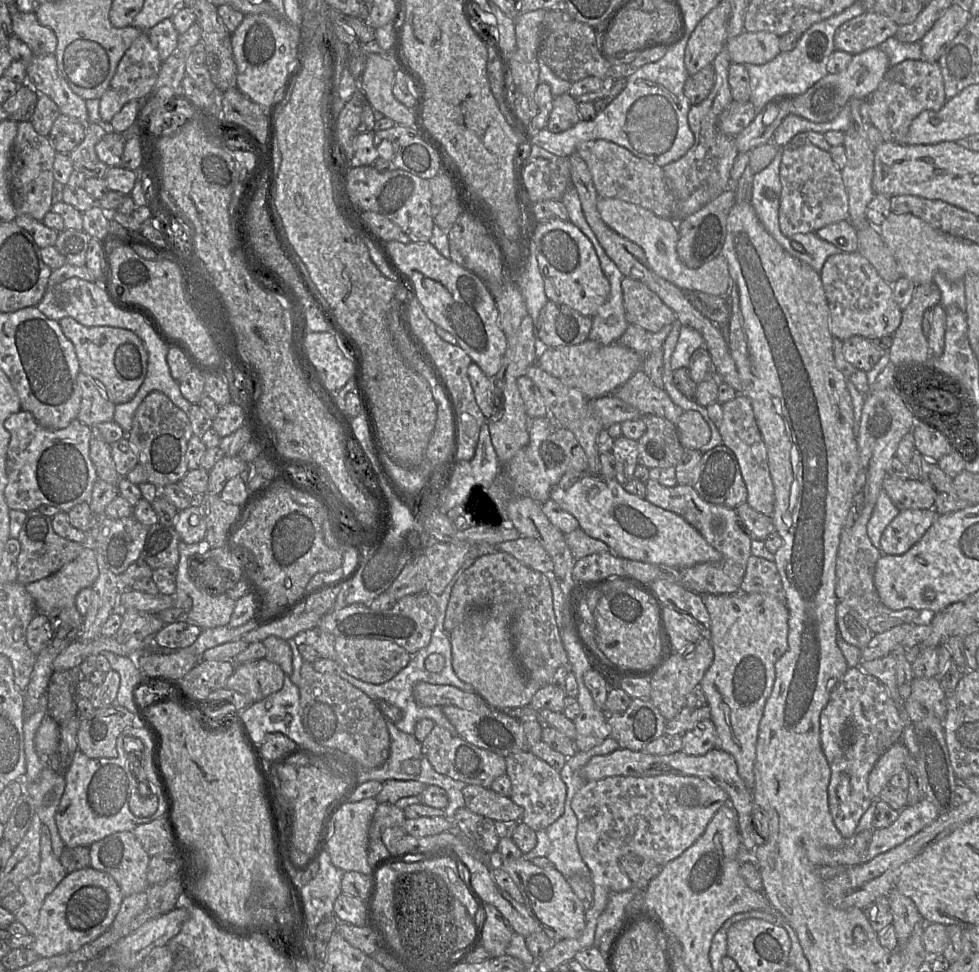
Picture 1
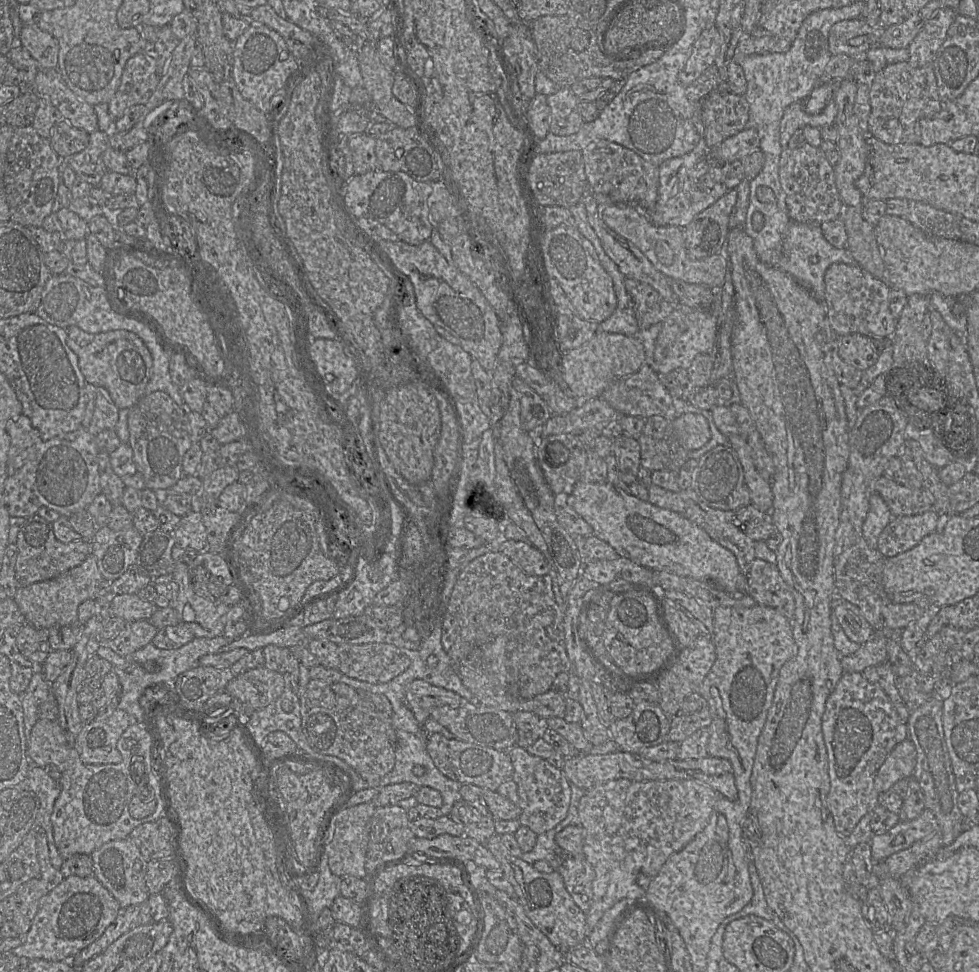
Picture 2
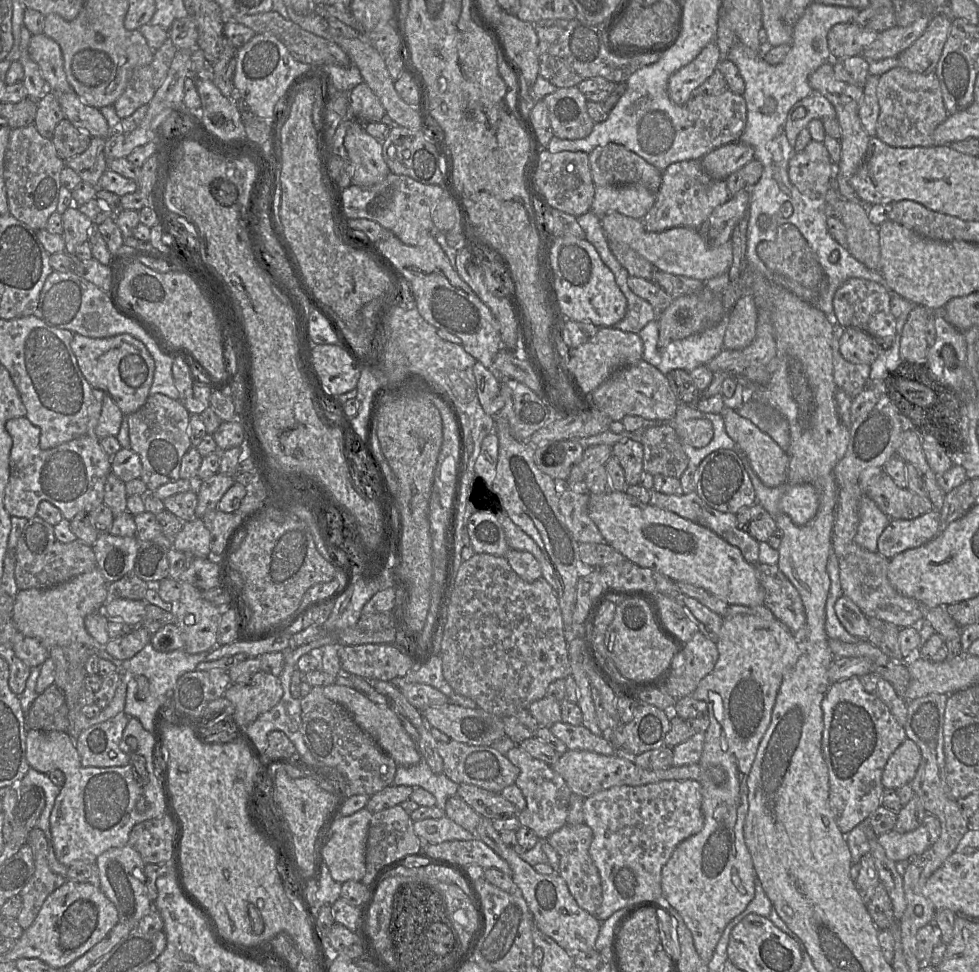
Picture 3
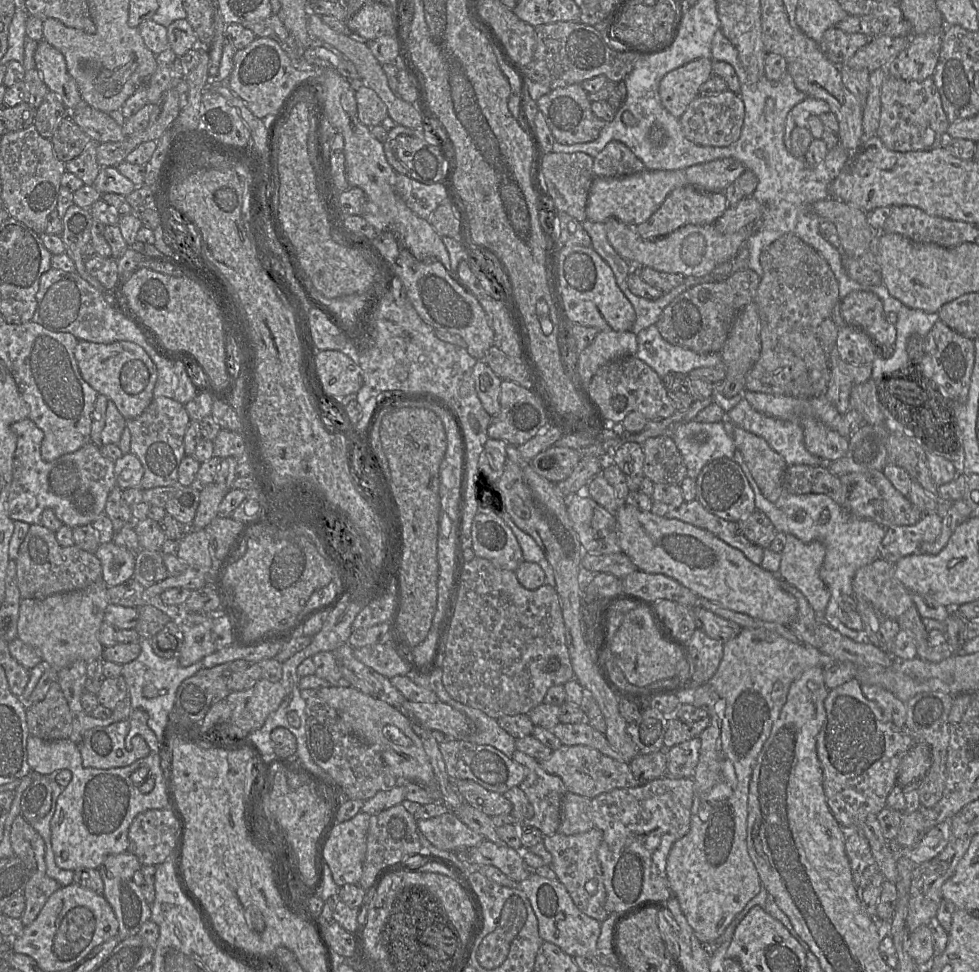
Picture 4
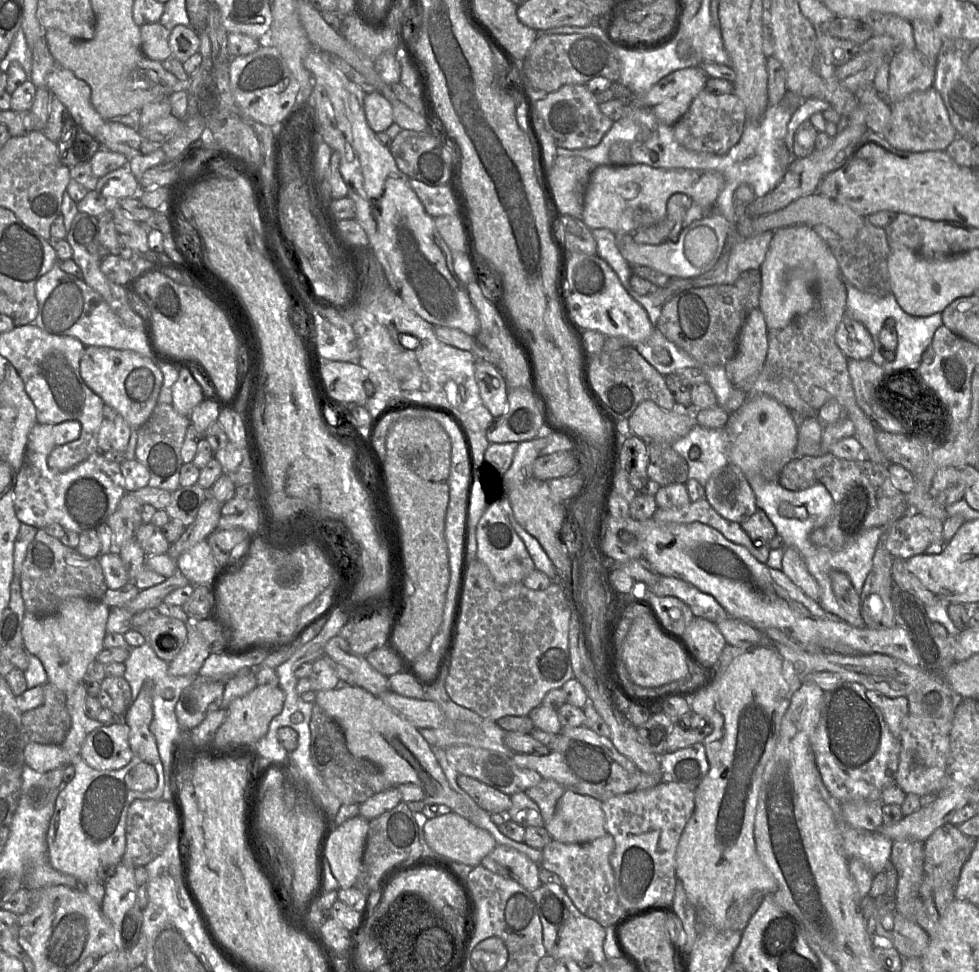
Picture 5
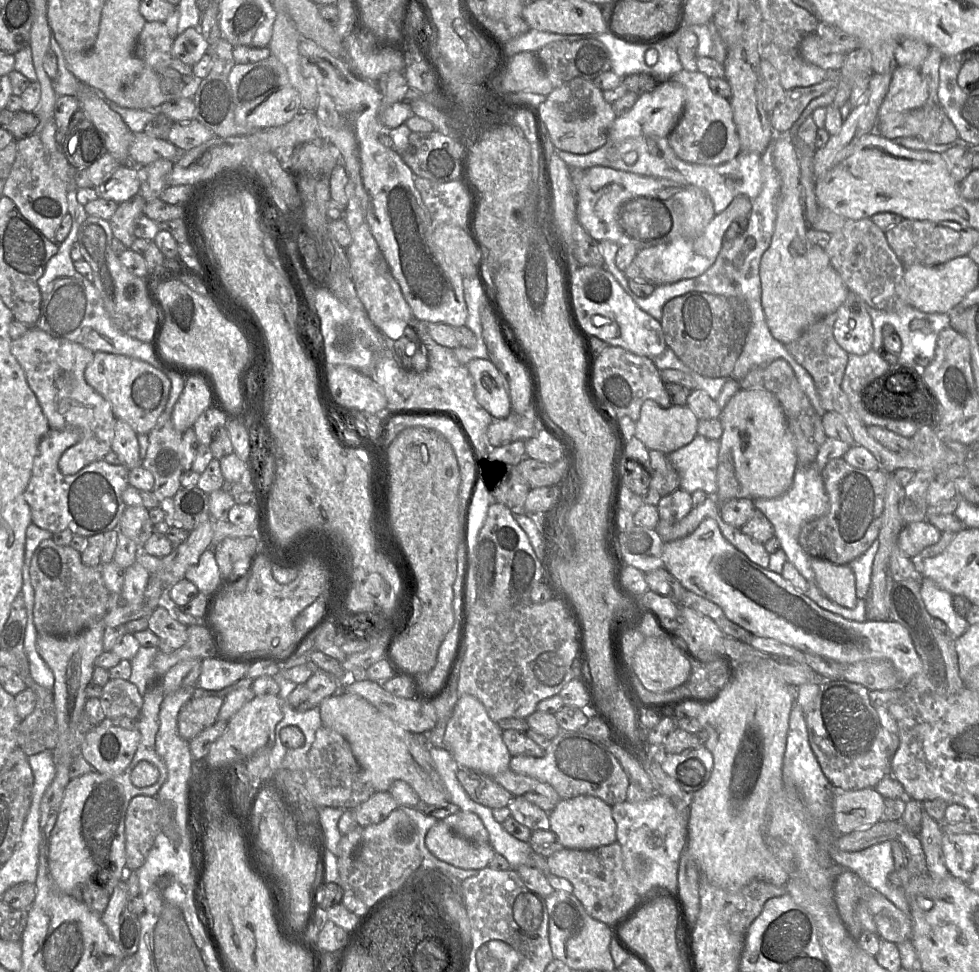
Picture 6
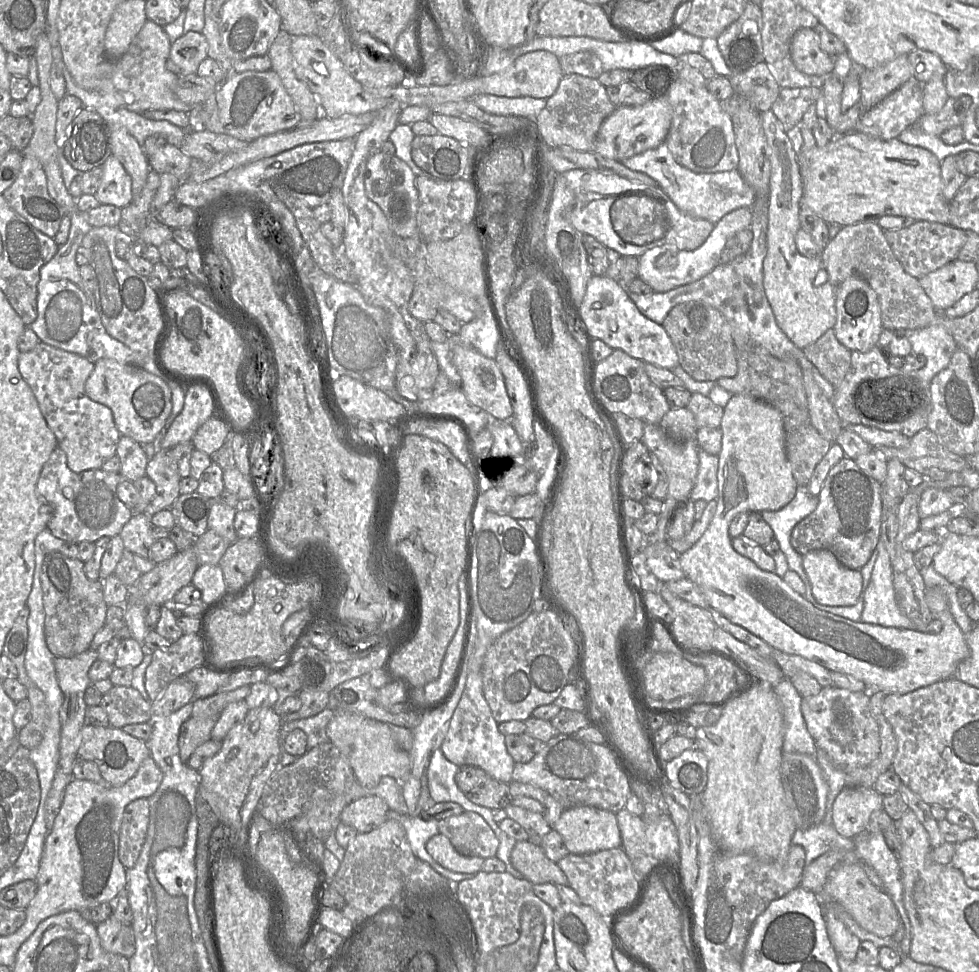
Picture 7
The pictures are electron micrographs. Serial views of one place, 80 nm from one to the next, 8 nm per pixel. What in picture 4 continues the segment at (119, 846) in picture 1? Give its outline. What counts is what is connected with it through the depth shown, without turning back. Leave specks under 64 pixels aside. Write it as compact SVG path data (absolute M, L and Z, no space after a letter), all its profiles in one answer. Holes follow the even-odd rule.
M126 851L108 856L99 867L99 873L104 884L103 896L112 907L117 919L117 936L120 940L138 934L141 926L151 918L151 905L145 900L141 889L144 883L140 871L141 866L137 857Z

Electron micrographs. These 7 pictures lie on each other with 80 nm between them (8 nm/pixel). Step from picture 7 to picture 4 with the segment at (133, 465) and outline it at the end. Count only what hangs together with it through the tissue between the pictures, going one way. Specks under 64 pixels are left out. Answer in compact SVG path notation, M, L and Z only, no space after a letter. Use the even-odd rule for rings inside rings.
M98 394L91 414L91 442L97 447L118 444L127 420L115 404L106 396Z

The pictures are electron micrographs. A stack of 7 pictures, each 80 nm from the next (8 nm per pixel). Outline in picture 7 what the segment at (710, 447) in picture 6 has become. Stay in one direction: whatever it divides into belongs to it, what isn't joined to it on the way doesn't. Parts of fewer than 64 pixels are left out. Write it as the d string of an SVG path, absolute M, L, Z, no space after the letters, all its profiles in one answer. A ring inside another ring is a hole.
M702 449L698 452L699 466L694 486L690 493L690 500L704 500L709 502L718 495L718 455L711 455Z

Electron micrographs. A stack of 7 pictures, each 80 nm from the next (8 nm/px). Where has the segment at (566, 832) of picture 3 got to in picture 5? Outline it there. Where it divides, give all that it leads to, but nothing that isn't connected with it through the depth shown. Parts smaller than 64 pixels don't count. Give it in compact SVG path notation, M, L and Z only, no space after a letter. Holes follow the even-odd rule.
M606 834L591 842L566 844L552 840L542 850L541 867L558 875L563 888L576 908L586 917L598 922L602 927L611 930L626 916L625 910L618 899L615 878L610 856L615 848L614 838Z

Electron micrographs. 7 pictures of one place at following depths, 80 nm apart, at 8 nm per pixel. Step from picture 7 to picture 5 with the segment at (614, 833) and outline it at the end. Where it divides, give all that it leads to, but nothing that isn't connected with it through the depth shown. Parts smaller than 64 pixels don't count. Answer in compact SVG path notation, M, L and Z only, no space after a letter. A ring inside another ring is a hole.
M565 790L559 800L553 818L544 824L553 840L566 844L580 844L591 842L607 834L605 828L605 814L602 802L589 795L582 795Z

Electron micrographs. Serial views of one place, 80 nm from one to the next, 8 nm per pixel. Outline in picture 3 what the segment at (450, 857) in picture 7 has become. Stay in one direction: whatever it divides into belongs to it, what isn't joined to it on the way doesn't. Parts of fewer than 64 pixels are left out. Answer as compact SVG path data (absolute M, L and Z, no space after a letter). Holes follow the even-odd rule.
M447 816L439 819L424 819L413 823L416 835L425 843L439 844L452 840L478 839L474 834L455 823Z

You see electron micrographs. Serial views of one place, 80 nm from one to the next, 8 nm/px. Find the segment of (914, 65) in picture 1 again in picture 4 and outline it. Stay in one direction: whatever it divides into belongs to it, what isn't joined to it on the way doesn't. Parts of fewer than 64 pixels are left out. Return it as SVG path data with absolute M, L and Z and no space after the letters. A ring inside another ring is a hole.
M886 76L881 88L880 123L876 132L885 146L897 152L933 150L944 146L949 125L933 77L909 81Z

